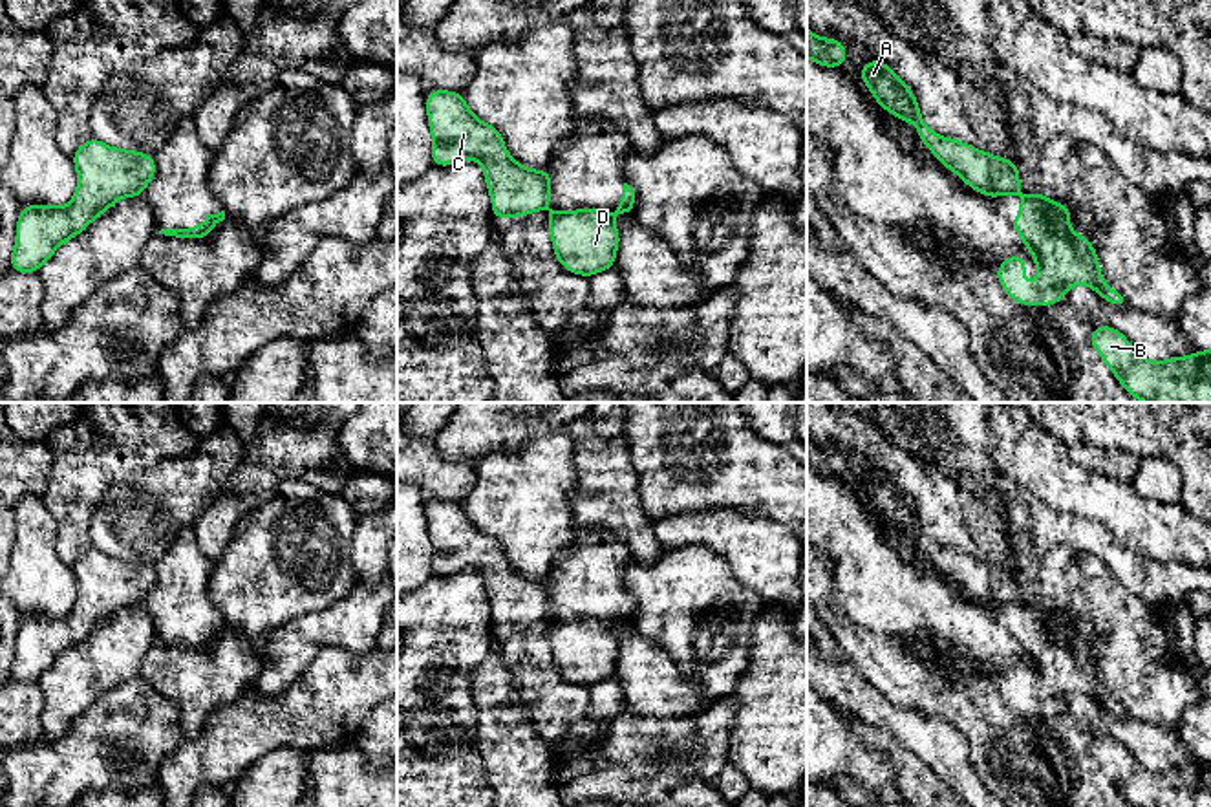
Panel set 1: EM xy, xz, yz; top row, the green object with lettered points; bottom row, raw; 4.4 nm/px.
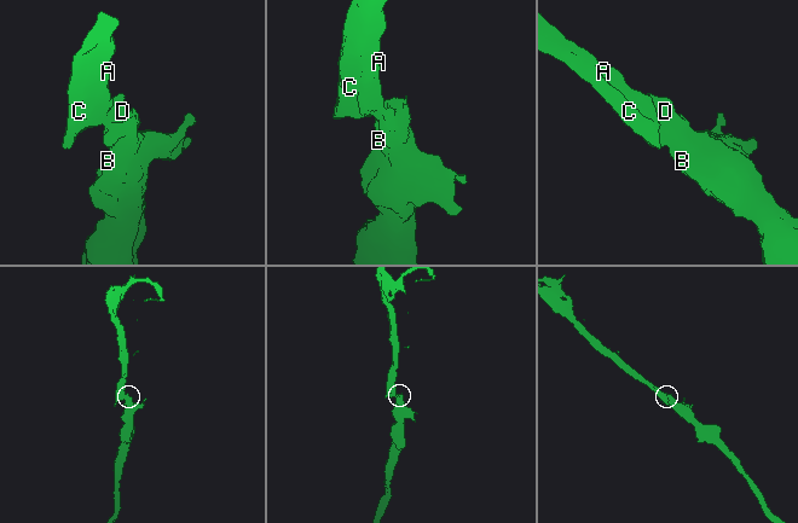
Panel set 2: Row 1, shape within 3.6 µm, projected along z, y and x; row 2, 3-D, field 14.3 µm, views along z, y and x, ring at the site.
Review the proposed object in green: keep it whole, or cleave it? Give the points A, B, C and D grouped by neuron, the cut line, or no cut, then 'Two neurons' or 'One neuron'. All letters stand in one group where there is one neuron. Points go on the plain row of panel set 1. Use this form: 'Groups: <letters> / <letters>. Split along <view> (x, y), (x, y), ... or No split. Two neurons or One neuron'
Groups: A C / B D. Split along xz (547, 581), (549, 591). Two neurons

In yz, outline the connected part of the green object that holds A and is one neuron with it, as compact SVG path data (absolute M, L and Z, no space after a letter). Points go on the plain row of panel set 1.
M874 467L860 478L860 485L876 512L898 529L913 533L918 540L918 549L929 556L938 573L962 587L970 598L995 606L1021 602L1017 573L935 543L922 531L913 501L885 472Z

